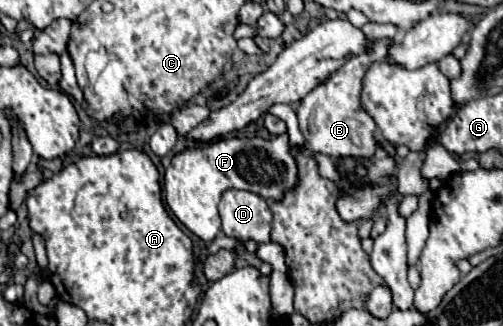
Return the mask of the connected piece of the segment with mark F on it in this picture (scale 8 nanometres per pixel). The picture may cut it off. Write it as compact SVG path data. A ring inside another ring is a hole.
M277 135L271 139L231 137L217 139L199 147L187 147L185 151L175 153L163 179L165 201L173 215L193 235L209 243L221 229L221 219L217 217L217 203L225 189L261 187L265 199L283 201L285 193L297 187L297 163L291 155L287 135Z

